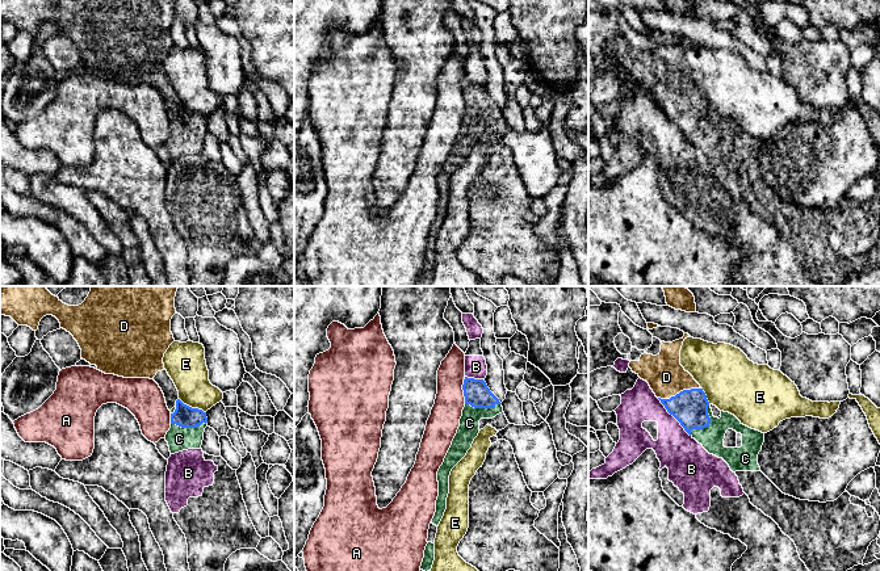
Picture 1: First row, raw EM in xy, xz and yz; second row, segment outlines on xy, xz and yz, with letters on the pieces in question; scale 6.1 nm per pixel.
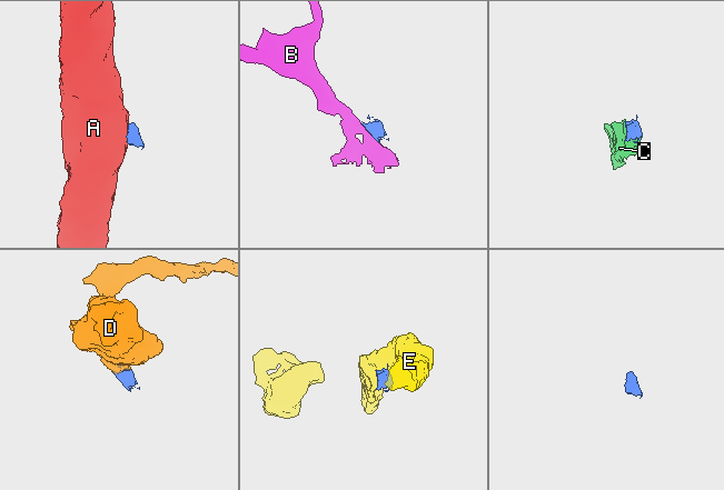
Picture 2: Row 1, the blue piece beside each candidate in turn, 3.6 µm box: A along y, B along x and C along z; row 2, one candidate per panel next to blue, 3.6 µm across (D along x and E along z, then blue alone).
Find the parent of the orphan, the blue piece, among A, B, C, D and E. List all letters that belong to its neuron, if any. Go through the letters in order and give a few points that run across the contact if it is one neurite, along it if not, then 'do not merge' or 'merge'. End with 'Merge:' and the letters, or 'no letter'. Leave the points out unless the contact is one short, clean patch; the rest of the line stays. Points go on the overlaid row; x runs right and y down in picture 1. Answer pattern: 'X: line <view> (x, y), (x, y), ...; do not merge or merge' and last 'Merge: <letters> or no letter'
A: line xz (465, 377), (462, 385), (464, 403); do not merge
B: line yz (657, 398), (690, 436); do not merge
C: line yz (690, 407), (707, 425), (711, 437); merge
D: line yz (690, 407), (681, 391), (666, 377); merge
E: line xy (179, 398), (184, 403), (201, 408), (205, 412); do not merge
Merge: C, D

